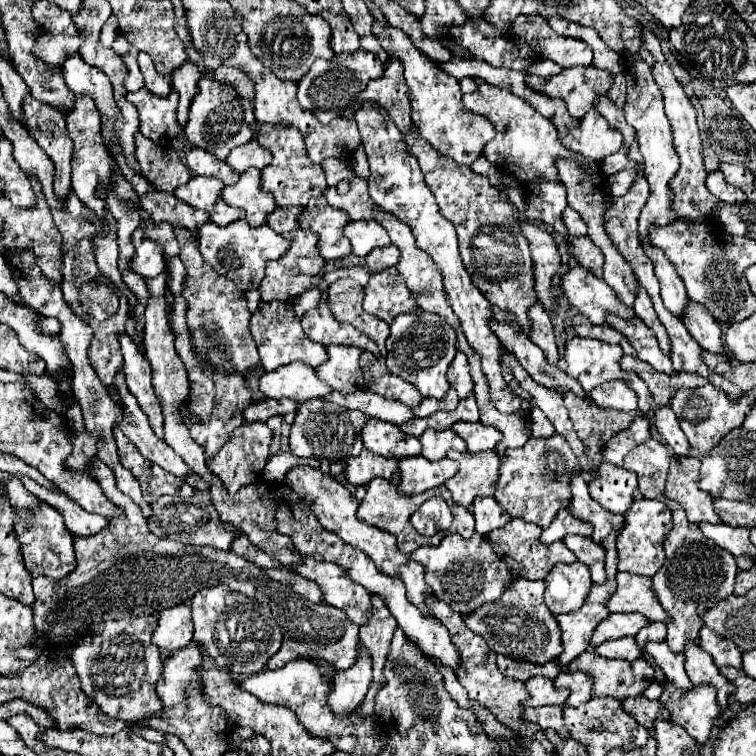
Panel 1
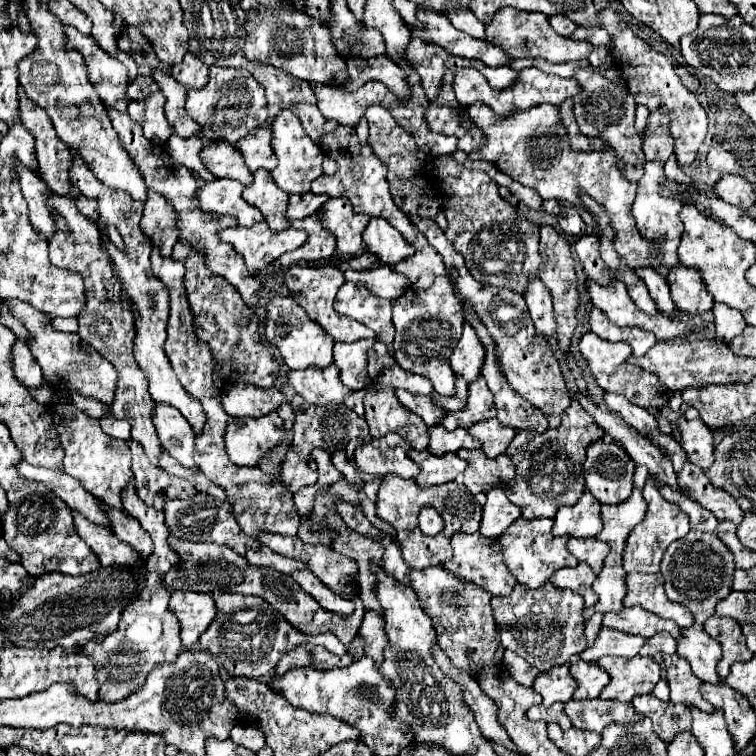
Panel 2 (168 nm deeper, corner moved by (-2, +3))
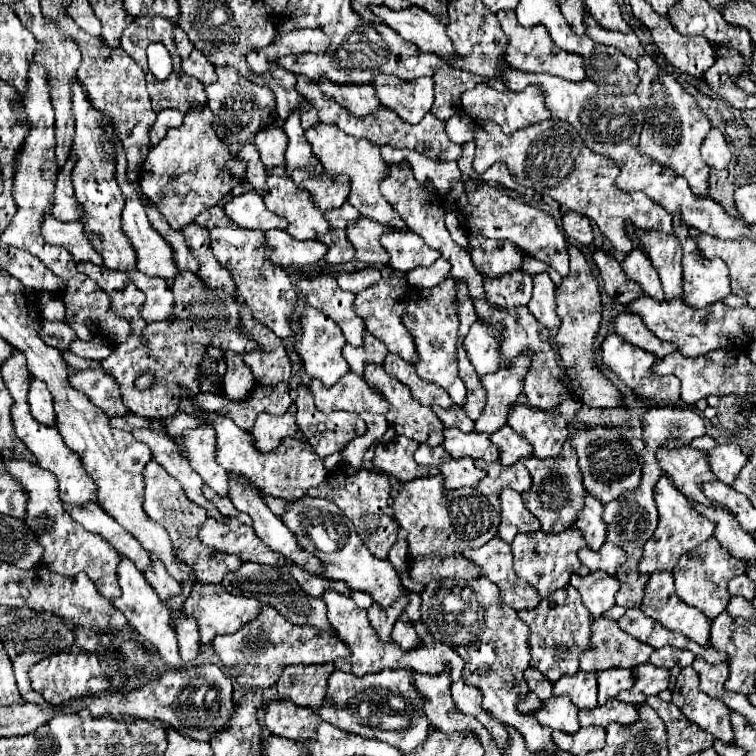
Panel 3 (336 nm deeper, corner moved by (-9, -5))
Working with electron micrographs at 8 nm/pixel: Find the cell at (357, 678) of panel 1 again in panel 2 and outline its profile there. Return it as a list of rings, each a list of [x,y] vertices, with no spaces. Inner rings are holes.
[[[365,612],[363,616],[363,624],[359,628],[359,634],[365,640],[365,654],[371,656],[373,660],[377,660],[377,664],[383,662],[383,648],[387,644],[387,636],[385,636],[385,626],[383,626],[383,618],[379,612]]]

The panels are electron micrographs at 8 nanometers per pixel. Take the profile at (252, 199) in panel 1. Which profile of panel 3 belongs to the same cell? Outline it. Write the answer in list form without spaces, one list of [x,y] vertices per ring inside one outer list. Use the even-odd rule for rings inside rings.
[[[268,176],[266,180],[268,194],[264,202],[270,212],[284,216],[288,220],[286,232],[296,240],[310,240],[316,234],[326,232],[330,226],[324,220],[322,212],[312,206],[310,194],[300,190],[292,178],[286,176]]]

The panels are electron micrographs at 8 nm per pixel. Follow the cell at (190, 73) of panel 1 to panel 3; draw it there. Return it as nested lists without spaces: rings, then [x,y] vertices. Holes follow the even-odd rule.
[[[192,50],[190,58],[188,58],[186,62],[182,62],[182,70],[184,70],[188,76],[200,80],[202,84],[210,84],[210,82],[214,82],[214,78],[216,78],[214,66],[212,66],[212,64],[206,60],[206,56],[204,56],[202,52],[198,52],[198,50]]]

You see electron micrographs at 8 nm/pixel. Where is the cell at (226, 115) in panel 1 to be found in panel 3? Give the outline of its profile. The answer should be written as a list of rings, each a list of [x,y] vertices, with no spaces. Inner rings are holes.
[[[230,66],[216,68],[216,74],[218,74],[218,80],[206,86],[204,90],[208,98],[208,108],[214,114],[212,126],[216,130],[216,136],[222,138],[224,144],[234,146],[234,144],[250,142],[260,130],[276,122],[276,102],[274,102],[274,92],[270,88],[250,82]]]

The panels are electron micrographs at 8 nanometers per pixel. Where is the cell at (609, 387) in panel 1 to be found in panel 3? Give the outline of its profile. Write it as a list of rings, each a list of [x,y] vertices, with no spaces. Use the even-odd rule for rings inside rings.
[[[690,446],[678,448],[678,450],[658,450],[656,454],[662,470],[672,478],[674,486],[686,494],[688,498],[694,498],[702,504],[712,504],[702,494],[702,484],[712,482],[714,474],[708,470],[706,462],[706,450],[694,450]]]

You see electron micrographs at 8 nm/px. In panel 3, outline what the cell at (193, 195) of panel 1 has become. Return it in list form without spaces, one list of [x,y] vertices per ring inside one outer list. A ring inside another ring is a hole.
[[[254,190],[244,192],[240,196],[234,196],[230,202],[226,202],[222,206],[222,210],[238,226],[246,226],[246,228],[256,228],[256,230],[282,228],[284,230],[288,226],[288,222],[284,218],[276,216],[274,212],[270,212],[264,206],[262,196],[258,196]]]

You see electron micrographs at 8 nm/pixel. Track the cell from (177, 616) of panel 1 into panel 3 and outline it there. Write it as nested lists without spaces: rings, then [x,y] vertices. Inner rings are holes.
[[[202,582],[194,584],[188,600],[182,606],[184,614],[188,618],[194,618],[196,624],[198,624],[200,644],[210,644],[218,634],[230,634],[230,632],[238,630],[240,626],[250,622],[258,614],[260,608],[262,608],[262,604],[258,604],[256,600],[242,598],[242,596],[232,596],[220,584],[202,584]]]

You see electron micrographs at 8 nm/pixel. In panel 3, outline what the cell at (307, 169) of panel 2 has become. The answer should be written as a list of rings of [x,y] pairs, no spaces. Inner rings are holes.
[[[290,114],[288,120],[284,122],[284,132],[288,136],[288,146],[286,146],[286,176],[292,176],[294,170],[308,170],[314,176],[318,176],[324,166],[318,160],[318,156],[312,152],[310,142],[304,136],[304,130],[300,126],[298,114]]]

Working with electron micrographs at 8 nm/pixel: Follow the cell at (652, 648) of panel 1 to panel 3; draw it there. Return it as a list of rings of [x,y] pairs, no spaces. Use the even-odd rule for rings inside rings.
[[[690,666],[682,668],[676,678],[672,702],[682,710],[682,714],[690,722],[696,722],[702,730],[710,732],[714,738],[722,742],[732,742],[730,710],[722,706],[722,702],[718,702],[716,698],[702,694],[698,686],[698,674]]]

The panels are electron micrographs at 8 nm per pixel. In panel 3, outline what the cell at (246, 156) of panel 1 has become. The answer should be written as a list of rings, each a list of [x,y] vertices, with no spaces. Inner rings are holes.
[[[270,126],[266,130],[260,130],[260,134],[254,138],[254,146],[260,152],[260,158],[262,158],[268,174],[286,176],[286,170],[284,170],[286,134],[282,128]]]

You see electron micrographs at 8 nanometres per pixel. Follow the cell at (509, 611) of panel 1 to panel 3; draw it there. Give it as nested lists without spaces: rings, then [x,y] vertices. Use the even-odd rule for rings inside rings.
[[[568,584],[566,588],[554,592],[552,600],[540,600],[534,610],[522,610],[518,616],[530,628],[530,656],[534,668],[538,668],[550,682],[556,682],[564,674],[578,672],[578,660],[590,648],[590,626],[594,618],[582,604],[574,586]]]

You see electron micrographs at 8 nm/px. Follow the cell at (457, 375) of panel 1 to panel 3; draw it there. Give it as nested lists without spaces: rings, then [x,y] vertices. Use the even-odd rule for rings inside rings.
[[[474,322],[470,326],[470,332],[464,338],[464,350],[478,376],[496,372],[500,368],[498,340],[496,340],[494,330],[488,328],[486,324]]]

